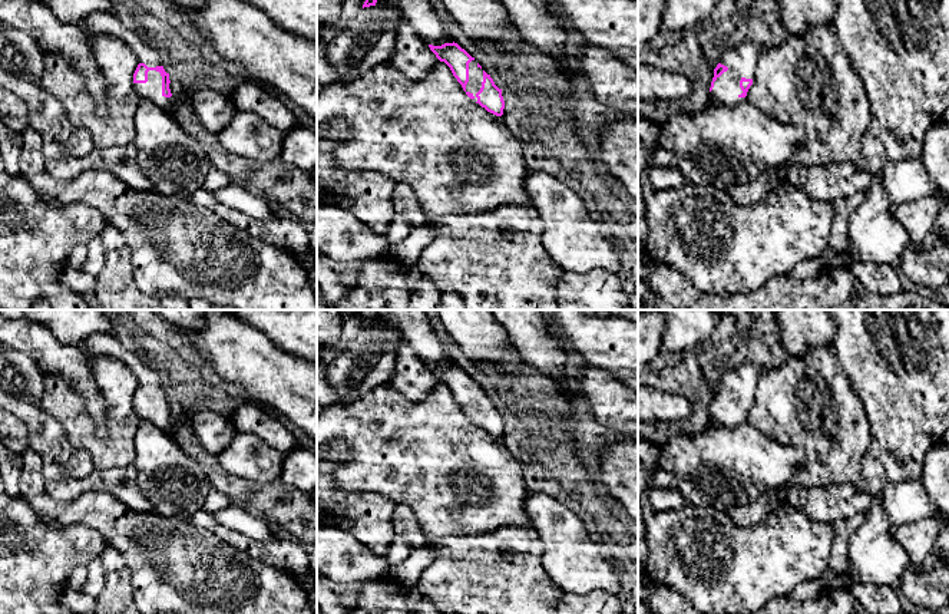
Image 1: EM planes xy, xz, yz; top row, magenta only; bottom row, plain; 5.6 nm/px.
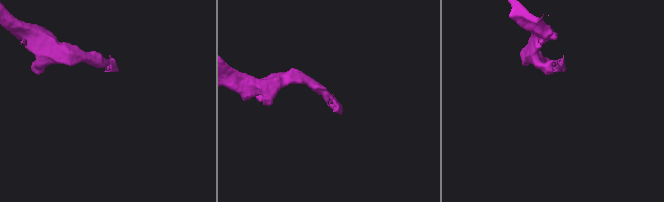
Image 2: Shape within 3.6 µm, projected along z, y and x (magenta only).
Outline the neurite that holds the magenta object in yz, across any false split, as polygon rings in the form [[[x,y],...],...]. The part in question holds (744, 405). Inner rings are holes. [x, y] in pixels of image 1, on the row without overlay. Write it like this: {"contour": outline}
{"contour": [[[754,363],[740,364],[723,372],[710,409],[712,420],[725,428],[744,425],[753,406],[758,376],[760,366]]]}

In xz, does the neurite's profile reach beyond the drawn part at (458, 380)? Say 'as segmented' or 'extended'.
extended

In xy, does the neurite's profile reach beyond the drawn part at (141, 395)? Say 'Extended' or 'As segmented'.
Extended

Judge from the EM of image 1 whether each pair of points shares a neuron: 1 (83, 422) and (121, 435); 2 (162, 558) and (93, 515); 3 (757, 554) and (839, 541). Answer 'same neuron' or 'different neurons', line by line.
1: same neuron
2: same neuron
3: different neurons

